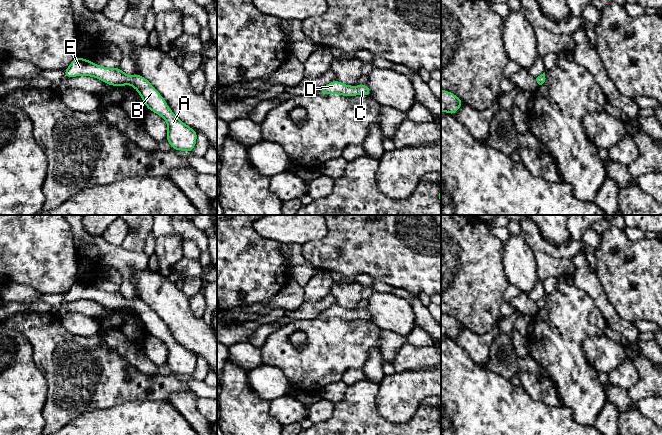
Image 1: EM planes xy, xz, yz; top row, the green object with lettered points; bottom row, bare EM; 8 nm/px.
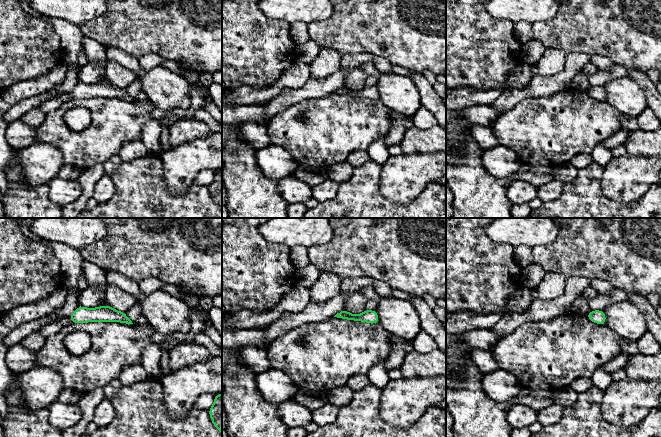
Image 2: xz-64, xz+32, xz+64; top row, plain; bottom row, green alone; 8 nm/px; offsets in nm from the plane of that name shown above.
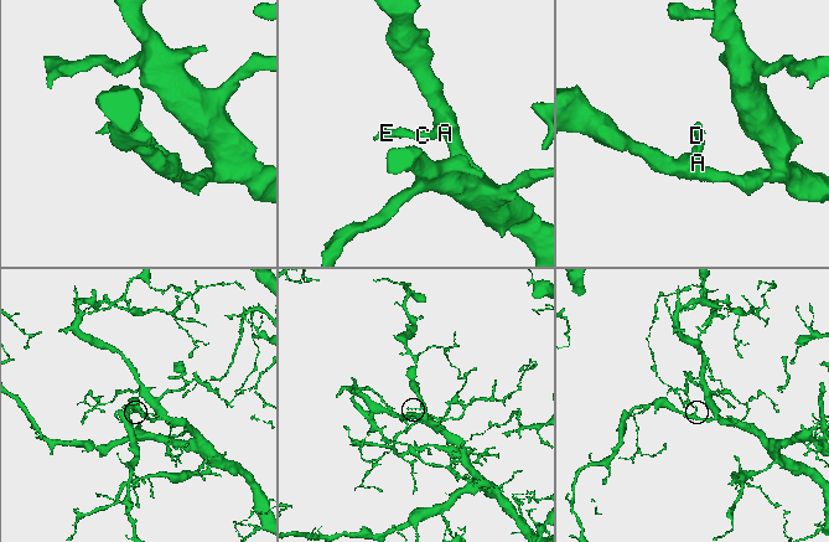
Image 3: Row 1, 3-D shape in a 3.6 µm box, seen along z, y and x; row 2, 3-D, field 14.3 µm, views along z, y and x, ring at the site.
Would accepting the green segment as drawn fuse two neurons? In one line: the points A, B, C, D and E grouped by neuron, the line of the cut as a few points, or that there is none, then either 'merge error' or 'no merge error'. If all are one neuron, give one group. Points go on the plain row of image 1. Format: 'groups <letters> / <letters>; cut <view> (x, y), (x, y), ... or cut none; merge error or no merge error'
groups A B C D E; cut none; no merge error

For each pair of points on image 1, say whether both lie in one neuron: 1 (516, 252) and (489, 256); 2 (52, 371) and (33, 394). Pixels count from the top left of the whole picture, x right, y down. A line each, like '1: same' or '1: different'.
1: different
2: different

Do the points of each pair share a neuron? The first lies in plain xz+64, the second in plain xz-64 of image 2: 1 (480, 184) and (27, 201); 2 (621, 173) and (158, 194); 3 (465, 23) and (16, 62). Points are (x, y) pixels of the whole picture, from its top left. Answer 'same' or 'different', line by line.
1: same
2: different
3: same

